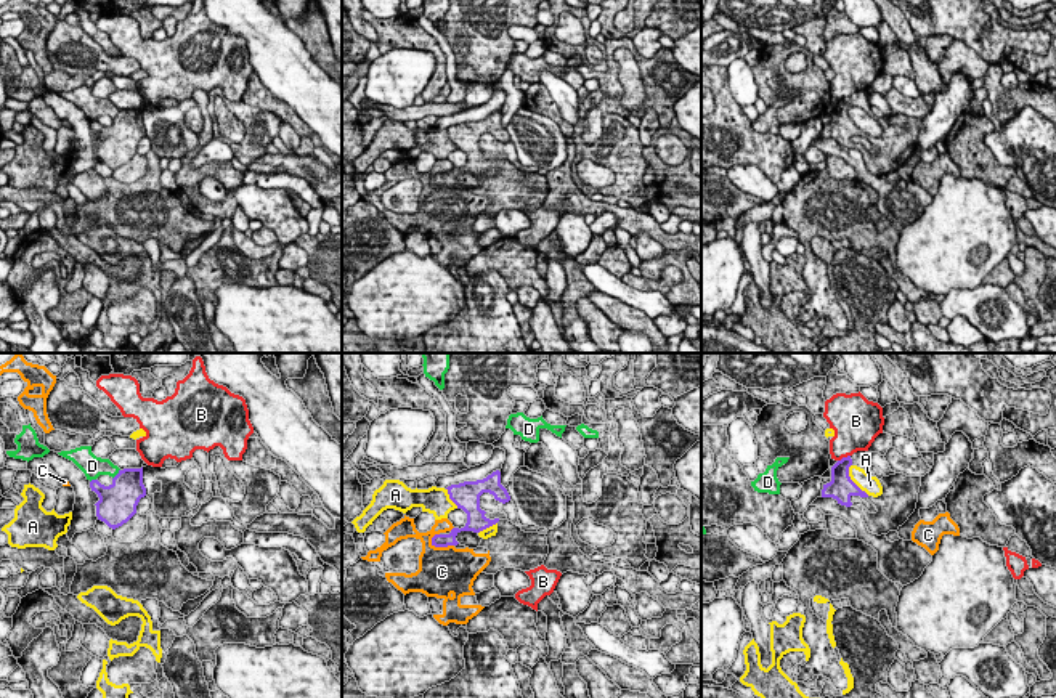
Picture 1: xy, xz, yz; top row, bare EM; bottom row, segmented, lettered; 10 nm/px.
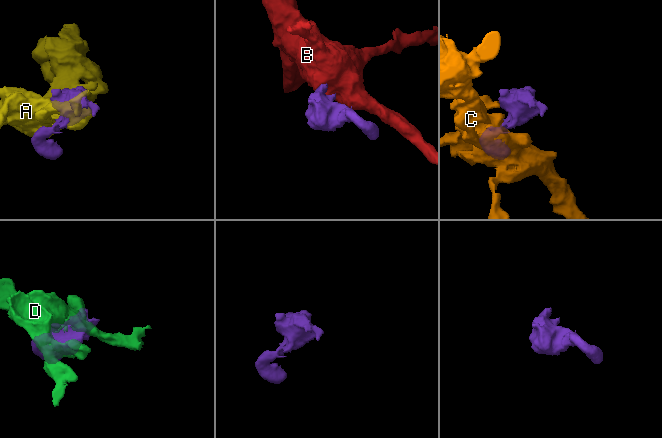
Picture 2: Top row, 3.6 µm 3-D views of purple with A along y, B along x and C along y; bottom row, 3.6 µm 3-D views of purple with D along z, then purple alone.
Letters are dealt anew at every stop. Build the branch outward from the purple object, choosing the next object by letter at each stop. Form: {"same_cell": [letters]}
{"same_cell": []}

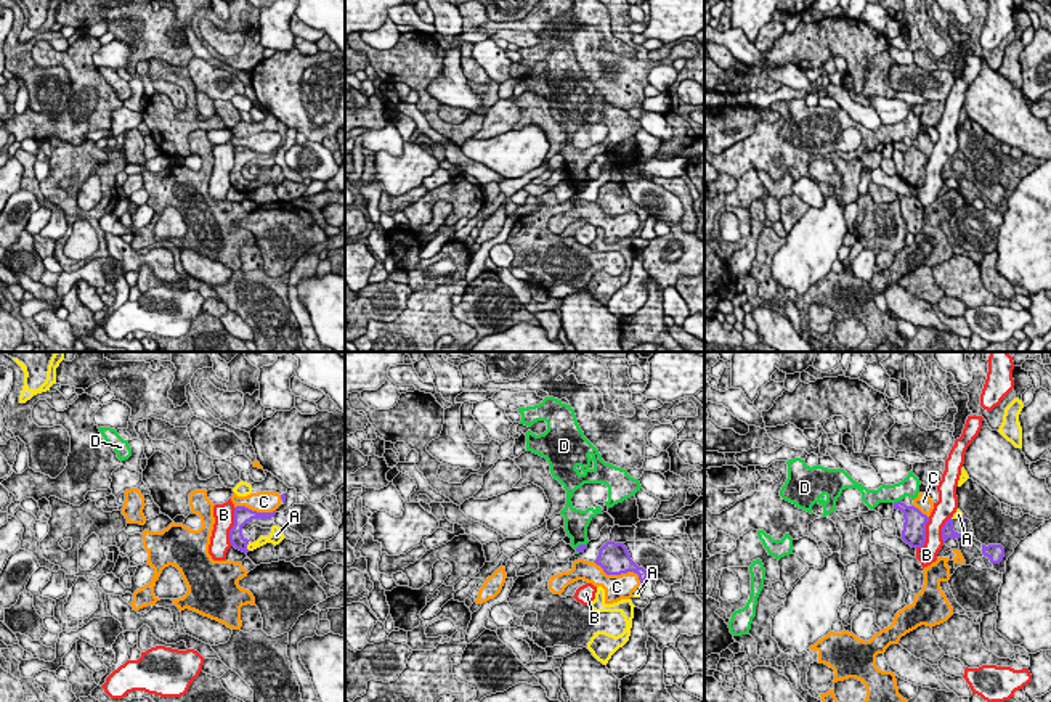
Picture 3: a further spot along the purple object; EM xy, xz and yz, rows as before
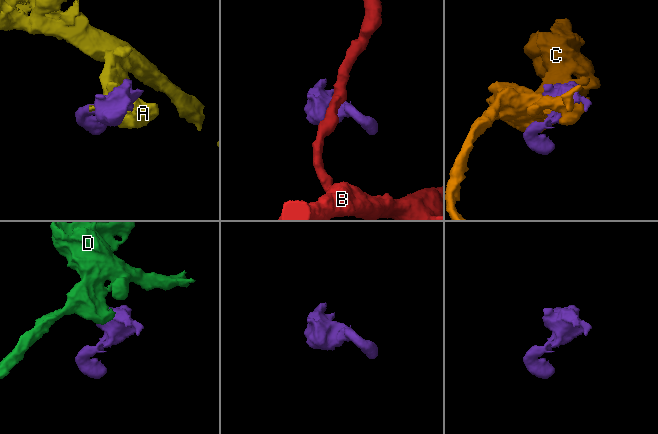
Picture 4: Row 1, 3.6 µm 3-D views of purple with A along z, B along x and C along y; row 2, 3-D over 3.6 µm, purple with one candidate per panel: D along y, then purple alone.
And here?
{"same_cell": ["A"]}

